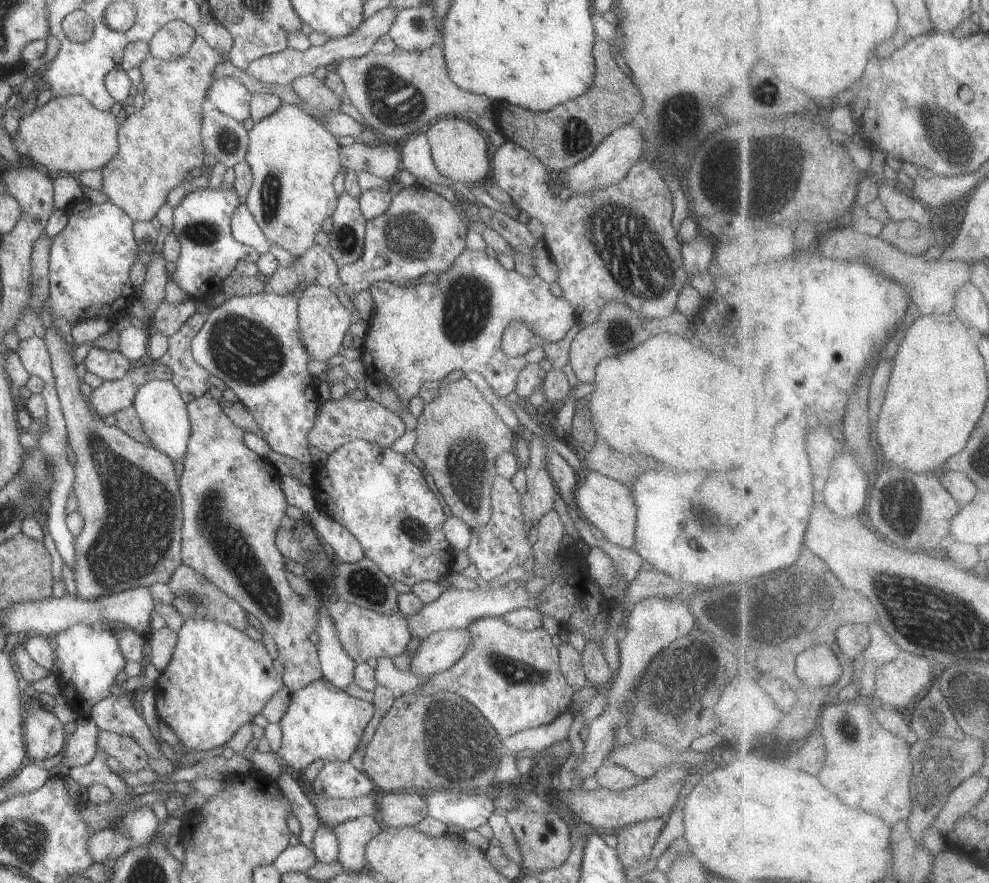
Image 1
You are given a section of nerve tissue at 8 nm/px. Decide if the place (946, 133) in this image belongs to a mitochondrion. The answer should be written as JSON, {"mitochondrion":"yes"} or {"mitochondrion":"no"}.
{"mitochondrion":"yes"}

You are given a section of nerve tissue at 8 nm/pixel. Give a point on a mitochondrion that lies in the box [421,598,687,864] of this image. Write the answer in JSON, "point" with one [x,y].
{"point":[461,747]}

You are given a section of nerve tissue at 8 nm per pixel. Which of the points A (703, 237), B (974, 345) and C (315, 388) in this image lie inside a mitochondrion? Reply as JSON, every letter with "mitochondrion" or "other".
{"A":"other","B":"other","C":"other"}

